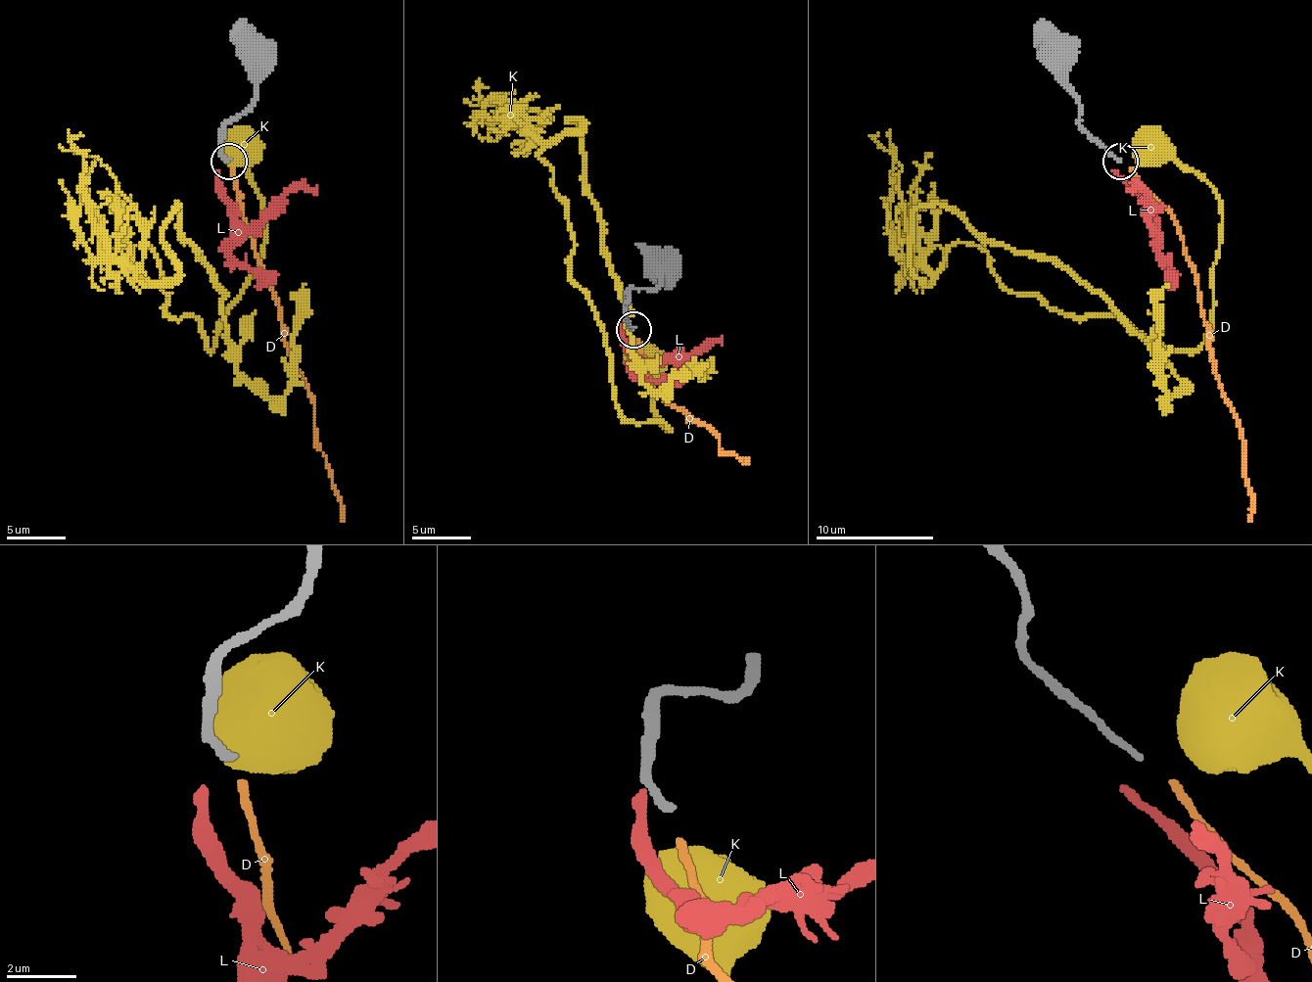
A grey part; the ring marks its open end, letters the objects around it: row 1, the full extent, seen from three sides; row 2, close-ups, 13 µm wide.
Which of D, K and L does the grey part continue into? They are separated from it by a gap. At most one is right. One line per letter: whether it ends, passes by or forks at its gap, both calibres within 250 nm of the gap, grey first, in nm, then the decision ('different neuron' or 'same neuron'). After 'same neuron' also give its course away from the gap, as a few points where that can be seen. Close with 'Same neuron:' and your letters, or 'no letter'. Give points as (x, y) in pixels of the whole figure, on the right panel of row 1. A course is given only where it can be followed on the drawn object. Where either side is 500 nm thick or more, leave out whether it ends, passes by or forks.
D: it ends; calibres 200 and 240 nm; different neuron
K: calibres 200 and 800 nm; different neuron
L: it ends; calibres 200 and 280 nm; different neuron
Same neuron: no letter

